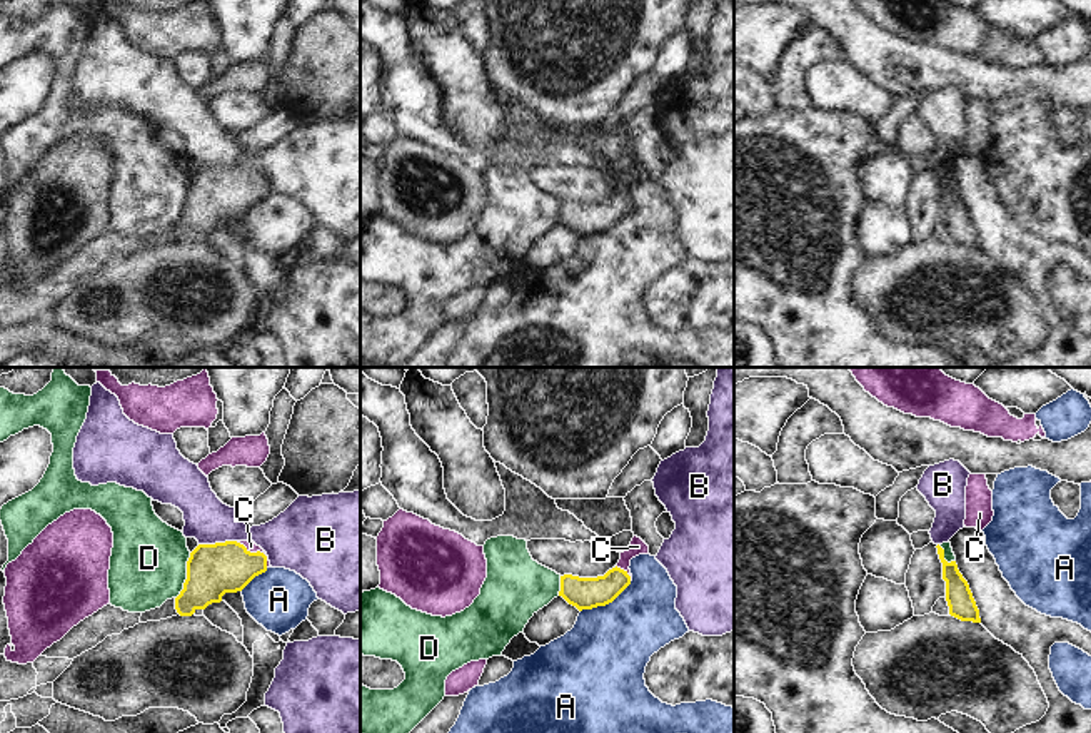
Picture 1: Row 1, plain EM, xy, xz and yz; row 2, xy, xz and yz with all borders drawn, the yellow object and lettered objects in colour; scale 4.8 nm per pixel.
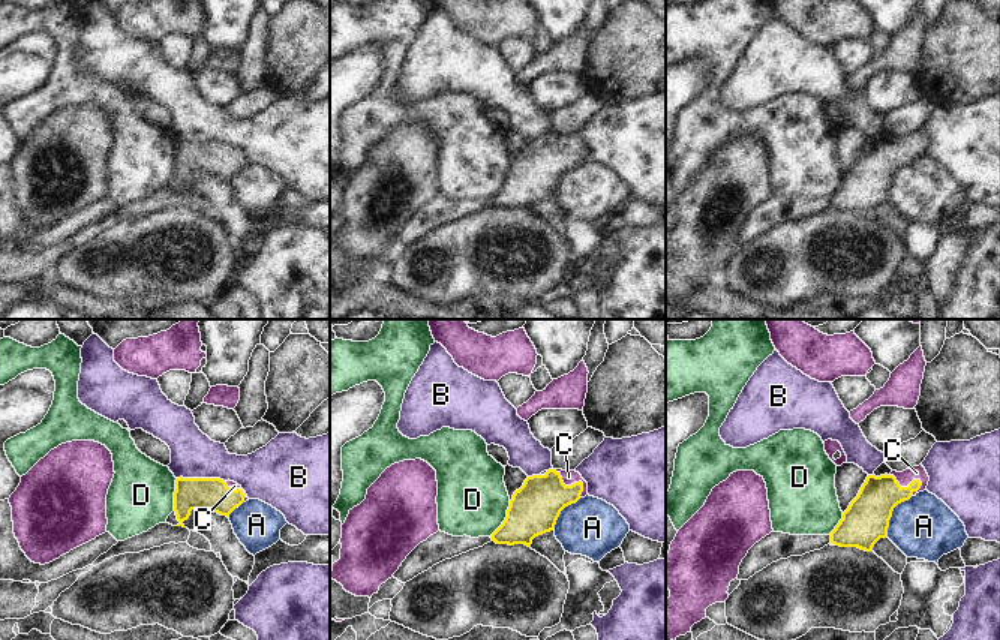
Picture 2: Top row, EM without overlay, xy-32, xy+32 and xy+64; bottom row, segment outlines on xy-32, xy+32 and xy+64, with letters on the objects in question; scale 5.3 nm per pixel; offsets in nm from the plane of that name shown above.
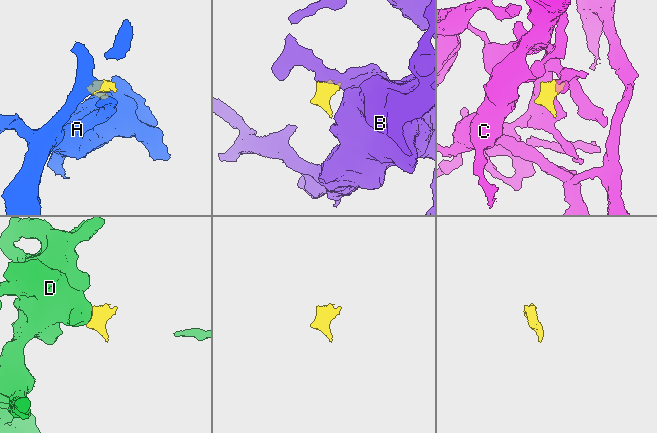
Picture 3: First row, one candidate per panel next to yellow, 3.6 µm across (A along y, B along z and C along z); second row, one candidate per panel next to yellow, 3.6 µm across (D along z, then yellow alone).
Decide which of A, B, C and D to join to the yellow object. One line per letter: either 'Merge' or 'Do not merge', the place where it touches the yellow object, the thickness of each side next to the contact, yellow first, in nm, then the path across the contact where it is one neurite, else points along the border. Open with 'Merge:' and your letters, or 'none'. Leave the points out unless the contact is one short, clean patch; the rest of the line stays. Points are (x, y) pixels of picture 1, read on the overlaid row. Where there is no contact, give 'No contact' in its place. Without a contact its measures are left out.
Merge: C
A: Do not merge. Touches yellow at xz (606, 603). Thickness 160 nm (yellow) against 400 nm
B: Do not merge. Touches yellow at xy (217, 543). Thickness 260 nm (yellow) against 220 nm. Boundary: xy (236, 540), (199, 545)
C: Merge. Touches yellow at xy (257, 551). Thickness 260 nm (yellow) against 50 nm. Path across: xy (212, 570), (249, 560), (257, 551), (251, 546)
D: Do not merge. Touches yellow at xy (187, 576). Thickness 260 nm (yellow) against 360 nm. Boundary: xy (191, 553), (187, 578), (175, 598)

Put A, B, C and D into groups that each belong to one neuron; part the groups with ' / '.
A / B / C / D

